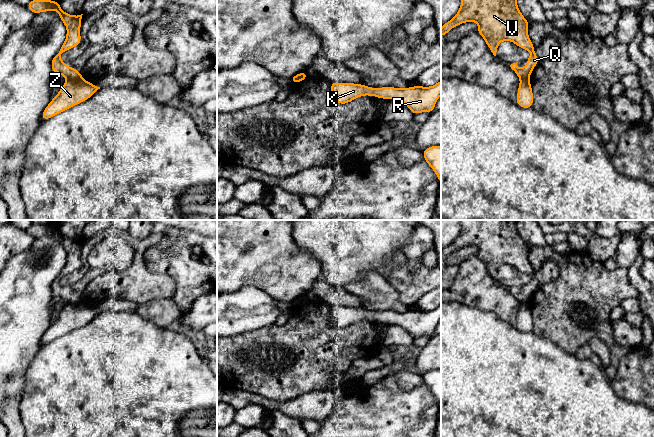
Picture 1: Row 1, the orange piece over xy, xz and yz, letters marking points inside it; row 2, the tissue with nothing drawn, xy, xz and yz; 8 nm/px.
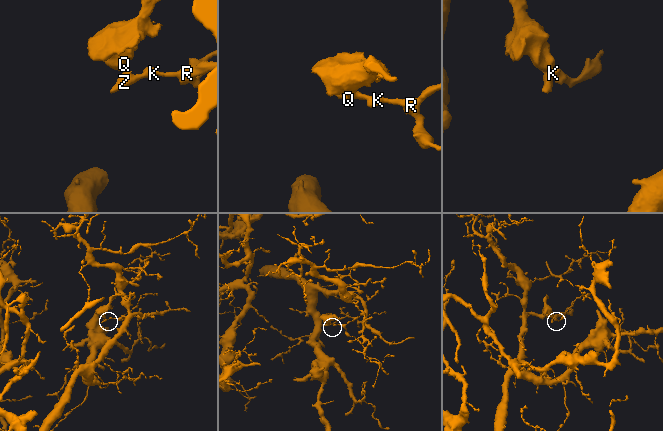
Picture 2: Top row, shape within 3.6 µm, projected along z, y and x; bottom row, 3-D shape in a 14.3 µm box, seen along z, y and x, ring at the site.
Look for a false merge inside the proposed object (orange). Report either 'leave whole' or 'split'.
split

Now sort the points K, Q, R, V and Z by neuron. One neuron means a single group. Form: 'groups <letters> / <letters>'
groups K R Z / Q V

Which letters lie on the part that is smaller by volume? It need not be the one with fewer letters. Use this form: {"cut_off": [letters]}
{"cut_off": ["Q", "V"]}

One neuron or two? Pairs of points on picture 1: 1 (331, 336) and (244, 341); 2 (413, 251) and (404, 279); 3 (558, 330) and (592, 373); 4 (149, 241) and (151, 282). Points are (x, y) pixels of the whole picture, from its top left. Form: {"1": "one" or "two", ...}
{"1": "one", "2": "two", "3": "two", "4": "one"}

